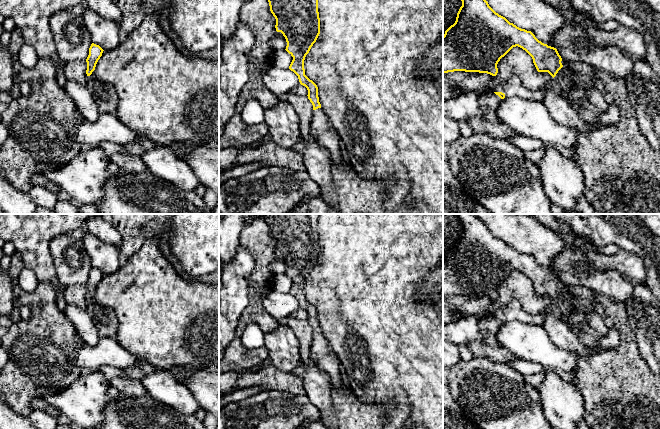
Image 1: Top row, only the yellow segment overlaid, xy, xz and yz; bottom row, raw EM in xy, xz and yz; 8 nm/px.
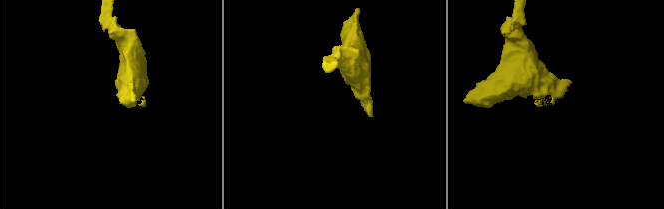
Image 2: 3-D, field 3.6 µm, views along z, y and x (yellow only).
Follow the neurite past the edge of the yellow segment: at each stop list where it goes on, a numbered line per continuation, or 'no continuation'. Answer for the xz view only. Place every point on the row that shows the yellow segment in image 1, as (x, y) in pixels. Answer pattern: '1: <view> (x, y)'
1: xz (322, 130)

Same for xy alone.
1: xy (105, 95)

